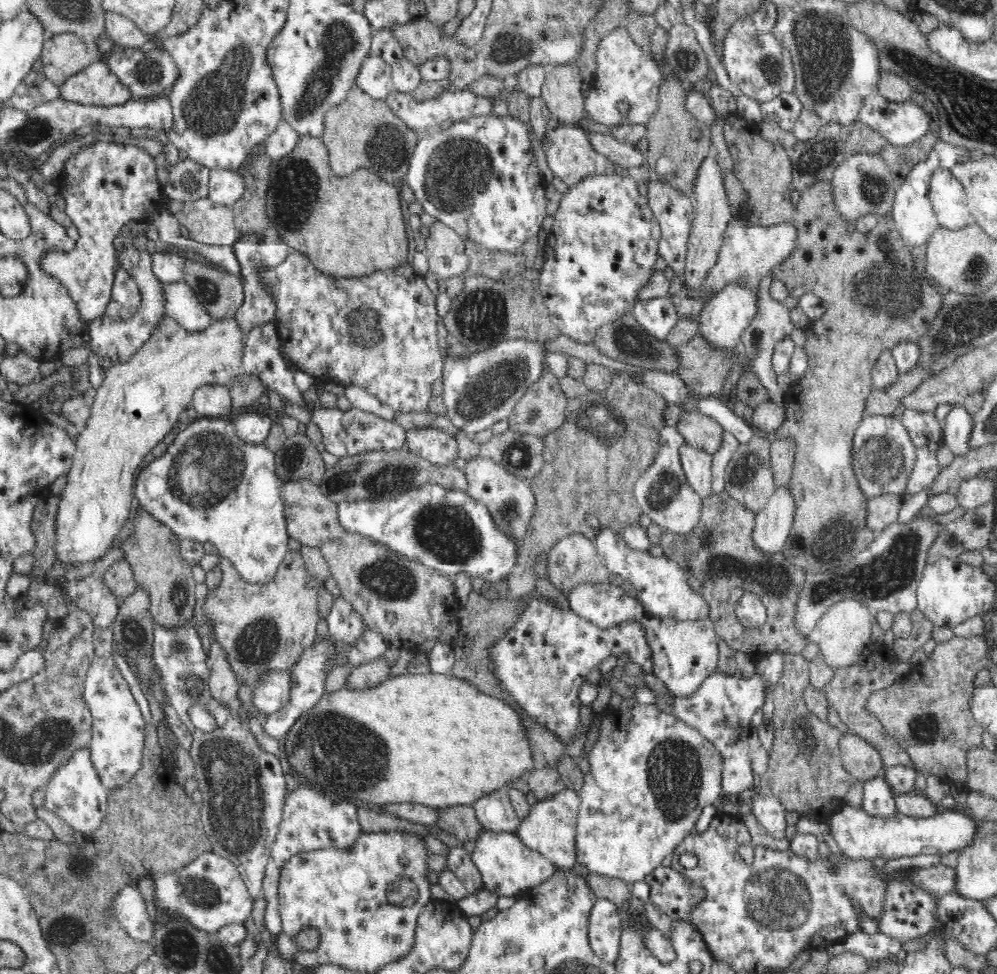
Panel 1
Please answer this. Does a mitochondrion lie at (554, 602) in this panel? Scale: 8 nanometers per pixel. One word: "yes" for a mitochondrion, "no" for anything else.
no

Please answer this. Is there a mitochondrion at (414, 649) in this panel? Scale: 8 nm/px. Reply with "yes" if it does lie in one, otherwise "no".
no

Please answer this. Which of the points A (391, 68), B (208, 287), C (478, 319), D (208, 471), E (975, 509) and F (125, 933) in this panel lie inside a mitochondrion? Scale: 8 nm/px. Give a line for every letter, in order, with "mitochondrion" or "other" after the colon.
A: other
B: mitochondrion
C: mitochondrion
D: mitochondrion
E: other
F: other

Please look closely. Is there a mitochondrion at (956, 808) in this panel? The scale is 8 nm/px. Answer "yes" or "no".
no

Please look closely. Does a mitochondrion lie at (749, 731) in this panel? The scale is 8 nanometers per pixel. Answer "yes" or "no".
no

